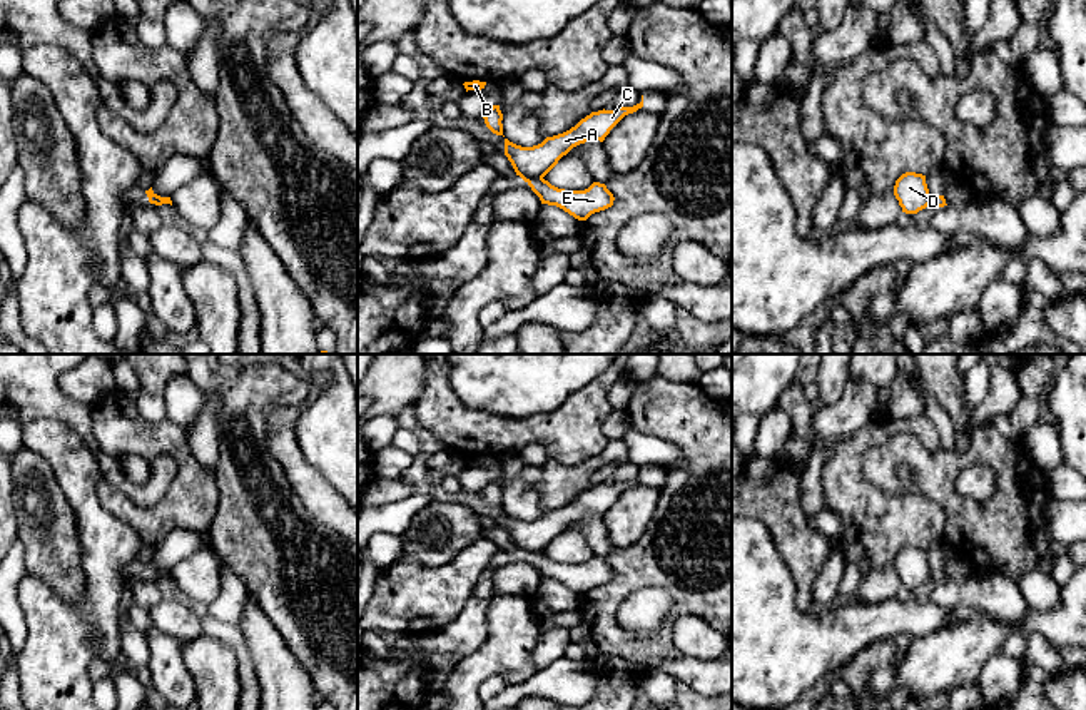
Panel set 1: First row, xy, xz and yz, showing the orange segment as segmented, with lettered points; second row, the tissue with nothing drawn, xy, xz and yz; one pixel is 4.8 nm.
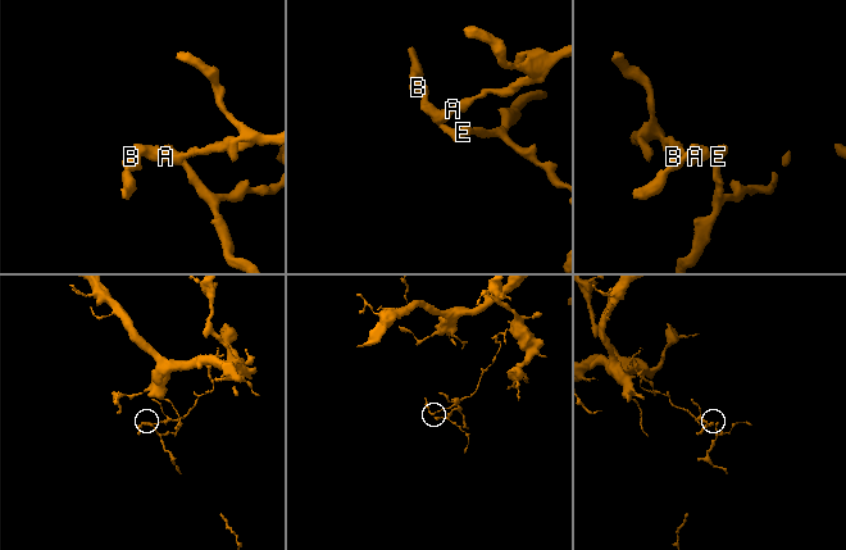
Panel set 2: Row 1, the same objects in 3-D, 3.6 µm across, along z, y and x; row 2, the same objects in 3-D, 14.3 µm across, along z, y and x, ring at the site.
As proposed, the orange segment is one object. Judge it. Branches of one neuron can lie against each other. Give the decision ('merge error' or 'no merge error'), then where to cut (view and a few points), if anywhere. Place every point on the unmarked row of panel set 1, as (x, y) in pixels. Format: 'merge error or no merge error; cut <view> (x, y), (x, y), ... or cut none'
merge error; cut xz (542, 552), (533, 552), (528, 557)

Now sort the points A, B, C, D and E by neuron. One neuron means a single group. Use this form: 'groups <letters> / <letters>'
groups A B C D / E

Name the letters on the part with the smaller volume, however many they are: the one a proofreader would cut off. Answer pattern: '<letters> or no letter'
E

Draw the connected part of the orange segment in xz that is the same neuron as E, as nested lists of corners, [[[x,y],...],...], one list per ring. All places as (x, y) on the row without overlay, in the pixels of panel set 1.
[[[533,553],[528,560],[541,578],[556,580],[578,595],[586,595],[591,588],[612,581],[615,575],[606,560],[600,556],[593,556],[585,565],[558,563],[545,553]]]

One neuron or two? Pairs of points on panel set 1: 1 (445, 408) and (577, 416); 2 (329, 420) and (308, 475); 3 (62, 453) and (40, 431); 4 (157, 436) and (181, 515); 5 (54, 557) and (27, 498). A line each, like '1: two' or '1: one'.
1: one
2: two
3: one
4: one
5: one

